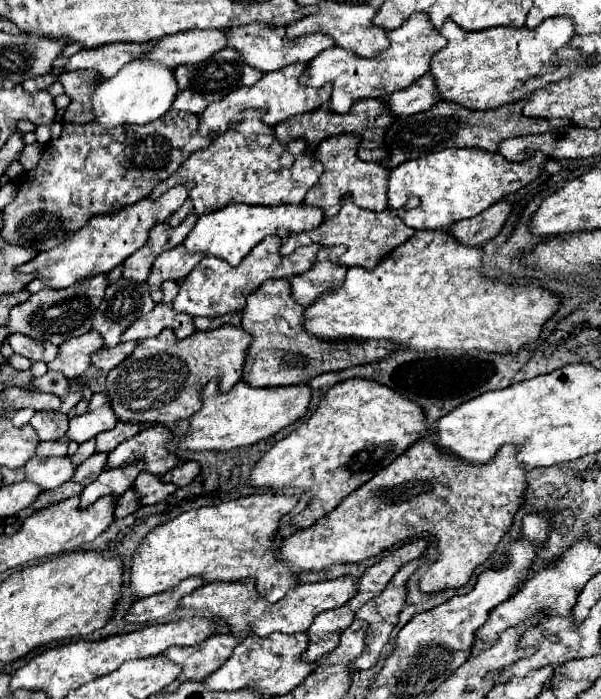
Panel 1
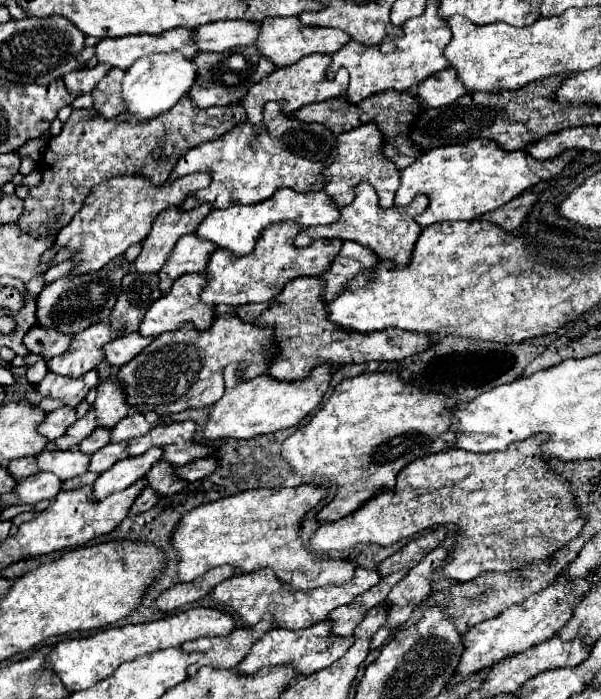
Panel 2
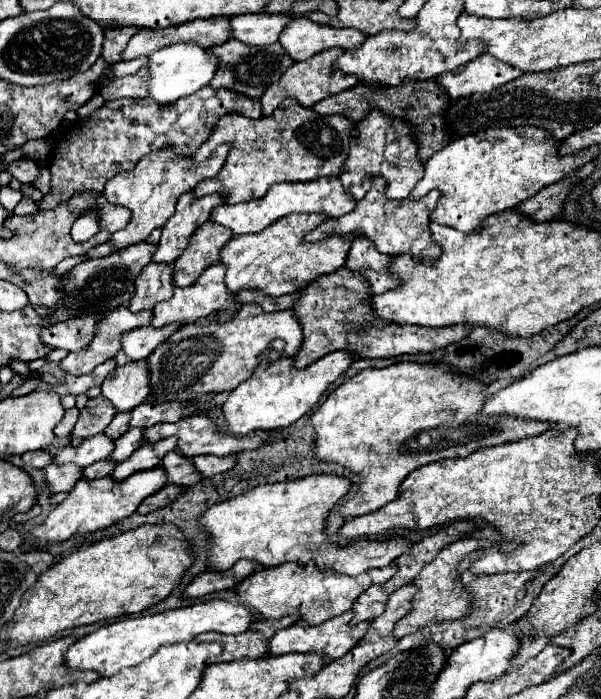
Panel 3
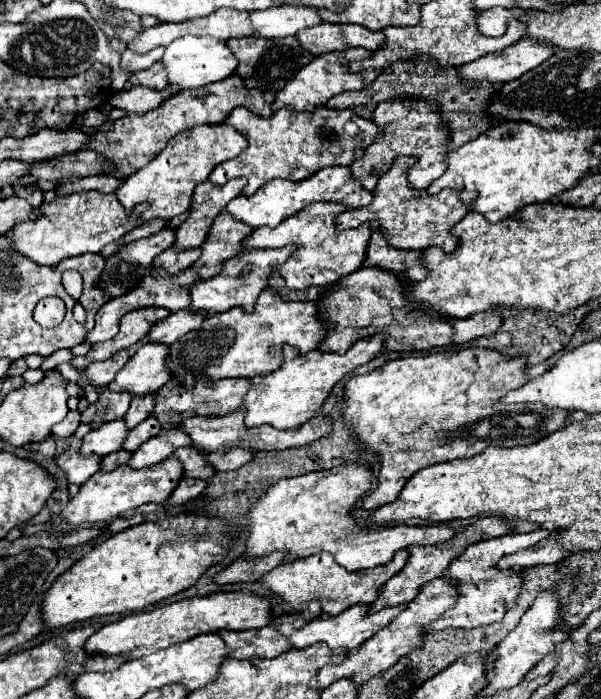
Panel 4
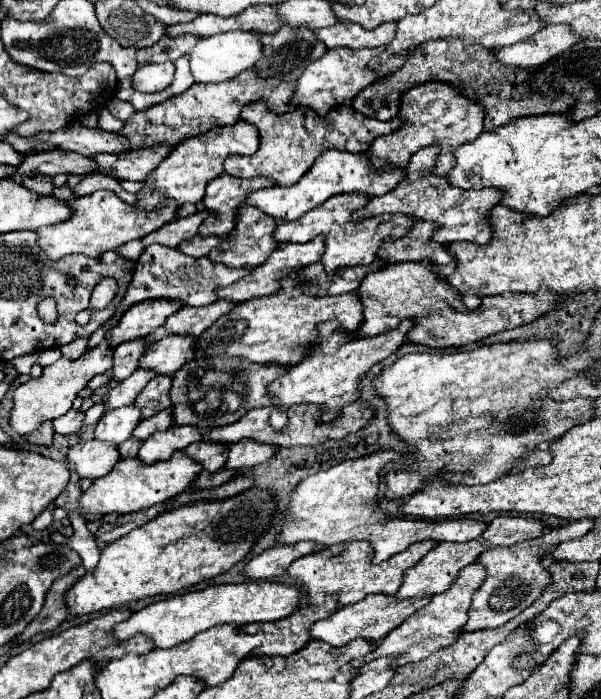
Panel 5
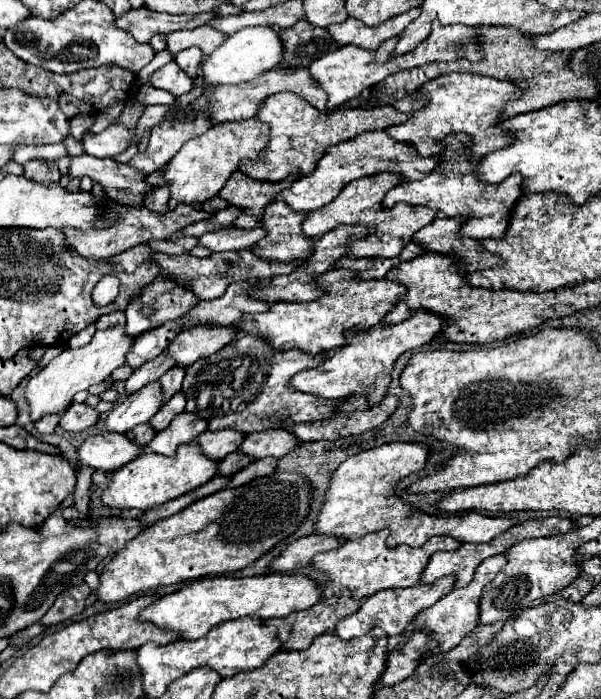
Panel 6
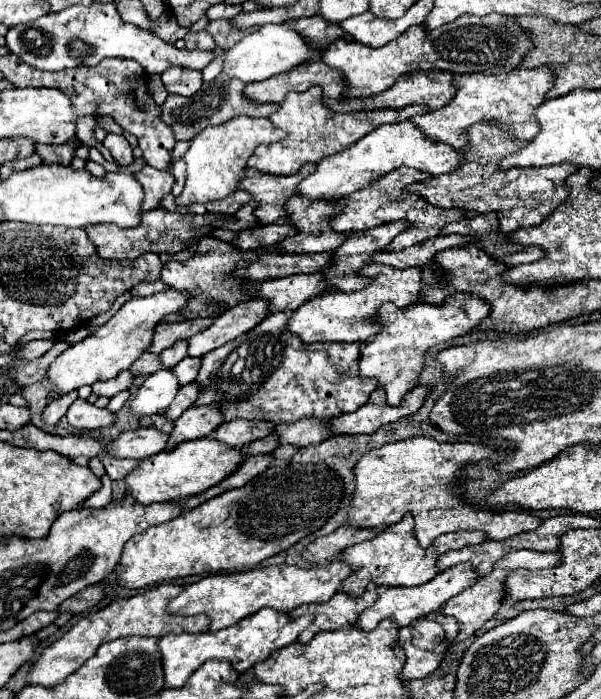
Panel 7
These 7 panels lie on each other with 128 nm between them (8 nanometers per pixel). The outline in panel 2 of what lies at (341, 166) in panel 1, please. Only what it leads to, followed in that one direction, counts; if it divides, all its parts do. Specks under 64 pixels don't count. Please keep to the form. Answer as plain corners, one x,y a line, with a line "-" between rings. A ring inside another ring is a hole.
364,124
356,130
350,130
350,132
344,132
338,136
338,156
332,162
332,166
326,170
328,182
324,186
324,192
328,196
332,196
332,200
336,202
338,208
344,208
354,200
352,194
354,194
354,188
358,186
358,182
370,182
376,188
382,208
394,206
394,196
400,186
400,170
394,162
390,162
384,156
382,140
384,140
384,136
376,124

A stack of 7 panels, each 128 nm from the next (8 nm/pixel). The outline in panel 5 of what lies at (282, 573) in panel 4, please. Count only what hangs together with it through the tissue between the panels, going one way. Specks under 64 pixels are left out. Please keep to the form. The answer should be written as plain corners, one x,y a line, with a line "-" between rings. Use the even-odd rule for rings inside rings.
358,540
358,542
352,542
352,544
336,544
332,548
324,548
324,550
318,550
314,554
308,554
304,558
298,558
288,568
288,574
296,580
296,584
302,590
310,592
310,604
312,606
322,604
326,596
330,596
334,592
340,592
340,590
342,590
342,594
340,594
338,602
342,606
348,606
348,604
364,600
368,594
376,594
376,592
396,594
398,588
402,586
404,572
410,570
420,558
424,558
424,554
430,552
434,546
438,546
436,540
424,540
420,544
408,546
404,552
388,558
382,564
372,564
374,550
372,550
368,540

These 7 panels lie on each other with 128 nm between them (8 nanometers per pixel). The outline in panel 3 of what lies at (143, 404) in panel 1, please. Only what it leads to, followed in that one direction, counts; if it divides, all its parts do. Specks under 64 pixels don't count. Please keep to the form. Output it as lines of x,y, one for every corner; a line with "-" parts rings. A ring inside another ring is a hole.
242,304
236,316
226,322
218,320
196,320
184,324
176,334
172,334
164,344
148,356
150,366
150,402
168,400
196,400
200,394
208,392
230,392
240,382
248,380
256,366
260,364
260,354
268,350
270,342
282,338
286,340
286,356
294,356
302,346
302,326
292,310
264,312
260,304

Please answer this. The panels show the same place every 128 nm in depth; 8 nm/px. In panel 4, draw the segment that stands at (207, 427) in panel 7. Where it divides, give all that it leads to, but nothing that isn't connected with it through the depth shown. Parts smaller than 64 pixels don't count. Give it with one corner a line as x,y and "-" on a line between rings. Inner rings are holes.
162,430
158,436
144,442
130,458
128,466
132,468
148,468
172,456
172,452
180,446
192,446
192,440
182,430

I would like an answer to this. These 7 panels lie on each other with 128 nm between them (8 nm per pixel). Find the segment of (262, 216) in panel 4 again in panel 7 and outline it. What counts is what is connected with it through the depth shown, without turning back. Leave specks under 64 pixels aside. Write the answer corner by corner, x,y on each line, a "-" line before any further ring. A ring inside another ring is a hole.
404,120
398,124
384,124
372,130
368,136
346,148
344,152
338,152
336,156
324,158
316,172
312,172
300,186
298,192
308,198
346,198
356,190
366,188
368,184
376,182
380,176
388,174
394,168
410,166
416,170
422,170
432,176
448,174
454,168
460,168
464,164
464,150
456,150
450,144
434,142
430,140
414,122

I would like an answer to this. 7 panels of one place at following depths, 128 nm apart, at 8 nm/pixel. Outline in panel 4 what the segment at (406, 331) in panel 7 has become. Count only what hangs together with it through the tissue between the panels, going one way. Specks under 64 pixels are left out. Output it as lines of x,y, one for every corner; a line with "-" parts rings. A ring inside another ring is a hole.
378,334
372,338
358,340
346,354
336,352
322,352
312,350
308,354
300,354
300,350
292,346
284,346
284,364
282,368
270,372
268,376
256,378
250,392
244,398
244,410
246,410
246,426
262,426
270,424
278,430
290,430
298,428
310,418
314,418
316,410
324,406
328,396
332,394
334,386
350,372
354,372
358,366
368,364
372,358
376,358
384,348
386,334

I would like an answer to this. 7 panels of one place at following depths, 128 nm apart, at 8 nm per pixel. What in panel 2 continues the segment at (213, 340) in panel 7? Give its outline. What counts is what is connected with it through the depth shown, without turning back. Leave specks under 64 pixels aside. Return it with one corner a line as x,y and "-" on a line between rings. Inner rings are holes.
108,378
98,384
94,408
98,416
98,426
102,428
114,428
128,414
130,406
126,402
126,392
116,378

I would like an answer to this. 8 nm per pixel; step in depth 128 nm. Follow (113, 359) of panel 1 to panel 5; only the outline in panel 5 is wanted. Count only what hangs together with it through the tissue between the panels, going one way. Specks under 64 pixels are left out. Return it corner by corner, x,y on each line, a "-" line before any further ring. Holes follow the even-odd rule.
218,300
214,304
208,306
200,306
200,308
180,308
180,312
172,314
166,320
166,330
170,330
172,334
192,334
192,336
200,336
204,330
208,330
220,316
226,316
228,312
232,312
234,304
232,300

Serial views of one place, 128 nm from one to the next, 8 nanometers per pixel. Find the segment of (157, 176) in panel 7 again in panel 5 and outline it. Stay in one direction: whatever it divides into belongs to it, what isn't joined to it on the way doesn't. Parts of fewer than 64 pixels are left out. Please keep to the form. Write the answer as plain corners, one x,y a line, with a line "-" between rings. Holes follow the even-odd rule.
50,150
50,152
36,152
28,154
24,162
18,166
18,172
10,176
16,182
22,182
28,176
44,174
44,176
56,176
56,174
74,174
74,176
88,176
96,174
98,164
92,158
80,156
76,152
64,152
64,150

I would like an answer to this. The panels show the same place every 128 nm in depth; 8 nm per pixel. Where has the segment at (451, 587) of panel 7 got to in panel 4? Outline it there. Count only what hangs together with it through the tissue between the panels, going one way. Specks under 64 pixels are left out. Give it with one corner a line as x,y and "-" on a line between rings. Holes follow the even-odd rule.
356,604
356,606
348,608
348,612
340,612
340,616
318,616
316,620
308,622
304,628
296,630
290,636
290,642
292,642
294,648
308,648
310,644
326,642
330,648
348,648
348,650
352,650
352,648
358,648
360,644
364,644
368,638
372,638
378,630
382,630
402,610
404,610
404,606
384,608
380,612
370,612
368,604

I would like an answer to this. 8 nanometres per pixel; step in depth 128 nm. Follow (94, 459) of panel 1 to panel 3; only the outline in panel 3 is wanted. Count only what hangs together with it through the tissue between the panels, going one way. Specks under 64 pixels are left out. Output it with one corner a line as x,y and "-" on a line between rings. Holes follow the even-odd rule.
130,428
126,434
122,434
116,440
116,448
114,448
114,452
112,452
110,458
116,460
116,462
126,460
136,448
140,448
142,438
144,438
144,428

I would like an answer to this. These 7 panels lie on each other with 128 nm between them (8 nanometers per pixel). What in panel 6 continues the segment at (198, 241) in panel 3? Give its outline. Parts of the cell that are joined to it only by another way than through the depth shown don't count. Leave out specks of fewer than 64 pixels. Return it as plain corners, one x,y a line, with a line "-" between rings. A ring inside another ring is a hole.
276,200
266,206
262,216
262,226
268,228
268,236
252,248
256,256
280,262
304,260
308,252
312,252
312,238
302,234
302,224
306,220
306,212
292,212
292,208
284,206
282,200

